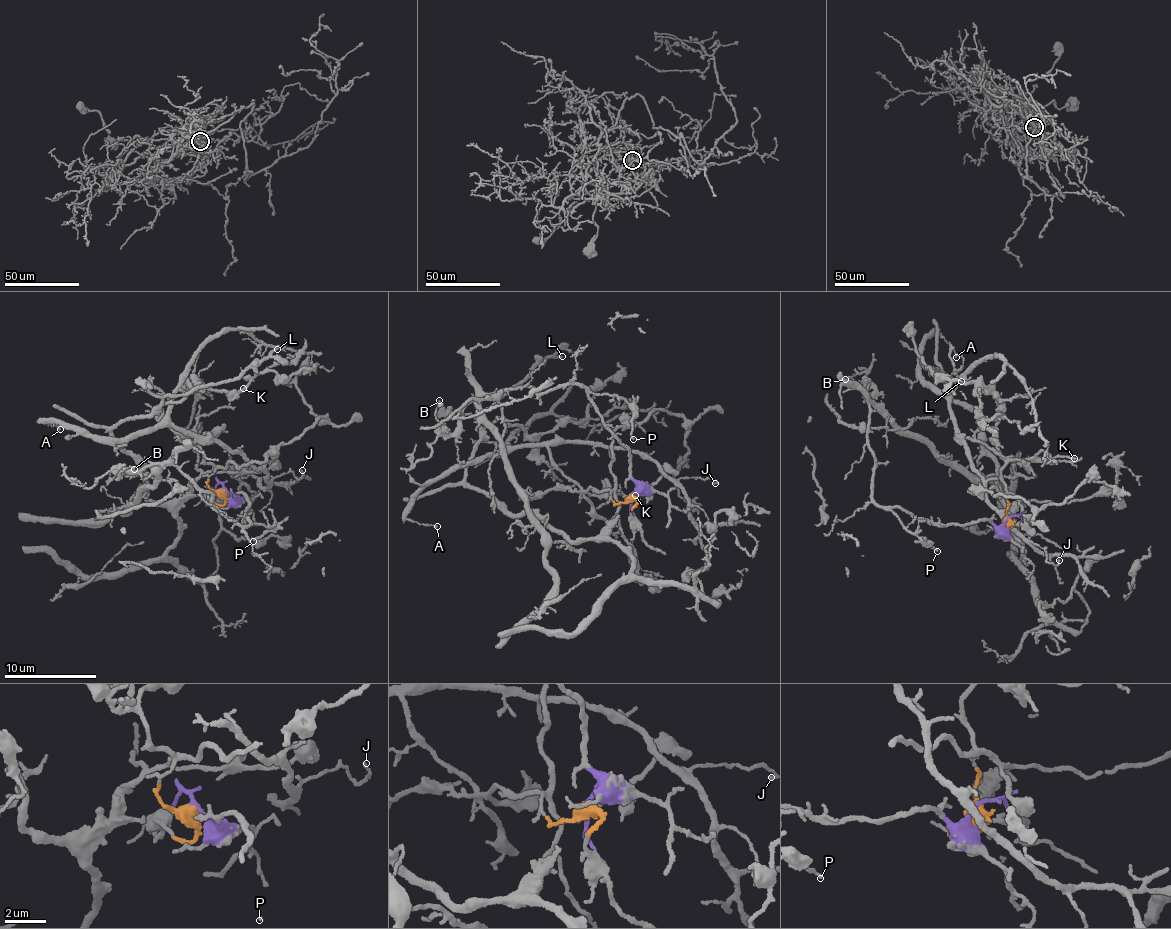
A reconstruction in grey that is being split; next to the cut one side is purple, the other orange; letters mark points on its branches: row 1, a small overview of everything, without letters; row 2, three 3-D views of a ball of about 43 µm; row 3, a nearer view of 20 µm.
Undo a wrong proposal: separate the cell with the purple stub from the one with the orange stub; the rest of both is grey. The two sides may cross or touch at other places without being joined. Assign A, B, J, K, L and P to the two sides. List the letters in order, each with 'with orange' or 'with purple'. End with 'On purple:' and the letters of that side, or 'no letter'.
A: with orange
B: with purple
J: with orange
K: with orange
L: with orange
P: with purple
On purple: B, P

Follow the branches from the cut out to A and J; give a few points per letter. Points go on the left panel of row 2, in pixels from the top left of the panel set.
A: (222, 490), (207, 484), (213, 466), (195, 440), (170, 425), (105, 441), (42, 421), (60, 428)
J: (222, 490), (207, 476), (230, 462), (246, 460), (269, 480), (302, 469)

